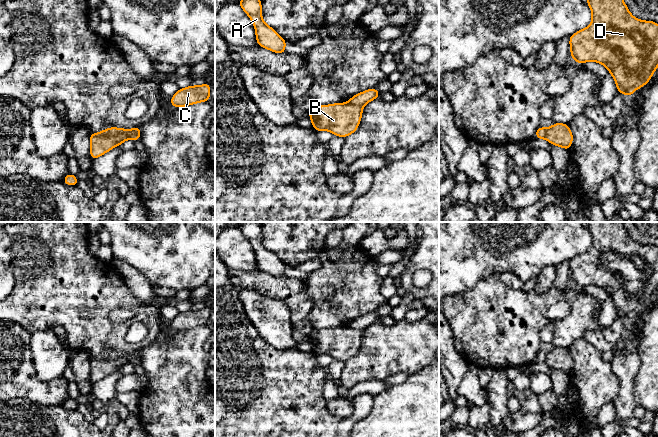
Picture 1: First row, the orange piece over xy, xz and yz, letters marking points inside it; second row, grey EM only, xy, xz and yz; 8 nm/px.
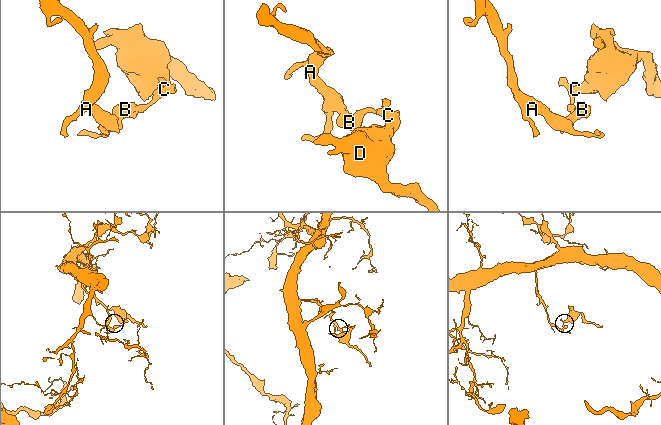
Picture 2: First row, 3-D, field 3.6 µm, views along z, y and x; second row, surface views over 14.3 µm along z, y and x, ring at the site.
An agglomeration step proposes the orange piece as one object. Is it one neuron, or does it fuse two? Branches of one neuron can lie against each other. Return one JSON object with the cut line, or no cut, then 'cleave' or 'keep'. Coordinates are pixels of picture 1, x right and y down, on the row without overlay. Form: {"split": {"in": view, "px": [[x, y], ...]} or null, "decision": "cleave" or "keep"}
{"split": {"in": "xz", "px": [[348, 326], [362, 331]]}, "decision": "cleave"}

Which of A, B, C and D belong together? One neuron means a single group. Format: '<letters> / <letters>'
A B / C D

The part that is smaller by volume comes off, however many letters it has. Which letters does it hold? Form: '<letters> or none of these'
C, D

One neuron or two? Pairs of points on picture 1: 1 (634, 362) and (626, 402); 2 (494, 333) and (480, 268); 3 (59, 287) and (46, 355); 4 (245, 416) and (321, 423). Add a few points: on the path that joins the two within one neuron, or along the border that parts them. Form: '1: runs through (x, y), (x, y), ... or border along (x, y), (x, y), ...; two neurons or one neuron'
1: runs through (626, 372), (626, 392); one neuron
2: border along (500, 273), (482, 277), (472, 287), (463, 291); two neurons
3: border along (51, 329), (39, 329), (32, 334); two neurons
4: runs through (264, 420), (302, 420); one neuron

